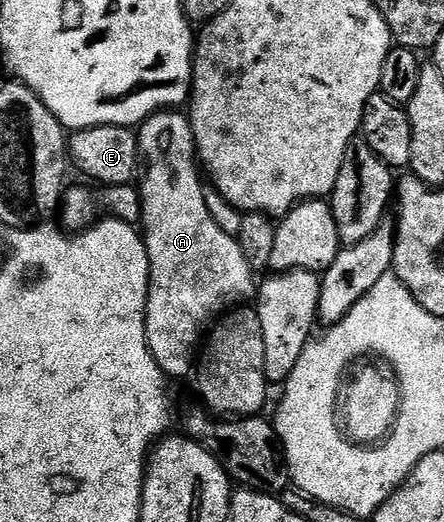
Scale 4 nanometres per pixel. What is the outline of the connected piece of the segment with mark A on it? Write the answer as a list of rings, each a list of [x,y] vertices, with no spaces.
[[[181,111],[153,113],[146,121],[141,122],[136,134],[141,197],[139,225],[143,230],[149,256],[149,298],[145,308],[145,334],[149,354],[165,372],[166,378],[185,377],[188,373],[190,376],[194,372],[199,346],[206,330],[226,311],[244,306],[248,302],[245,300],[254,296],[255,271],[247,263],[236,237],[221,230],[215,223],[213,214],[207,209],[207,203],[204,202],[206,186],[199,172],[199,158],[193,144],[188,116]]]

